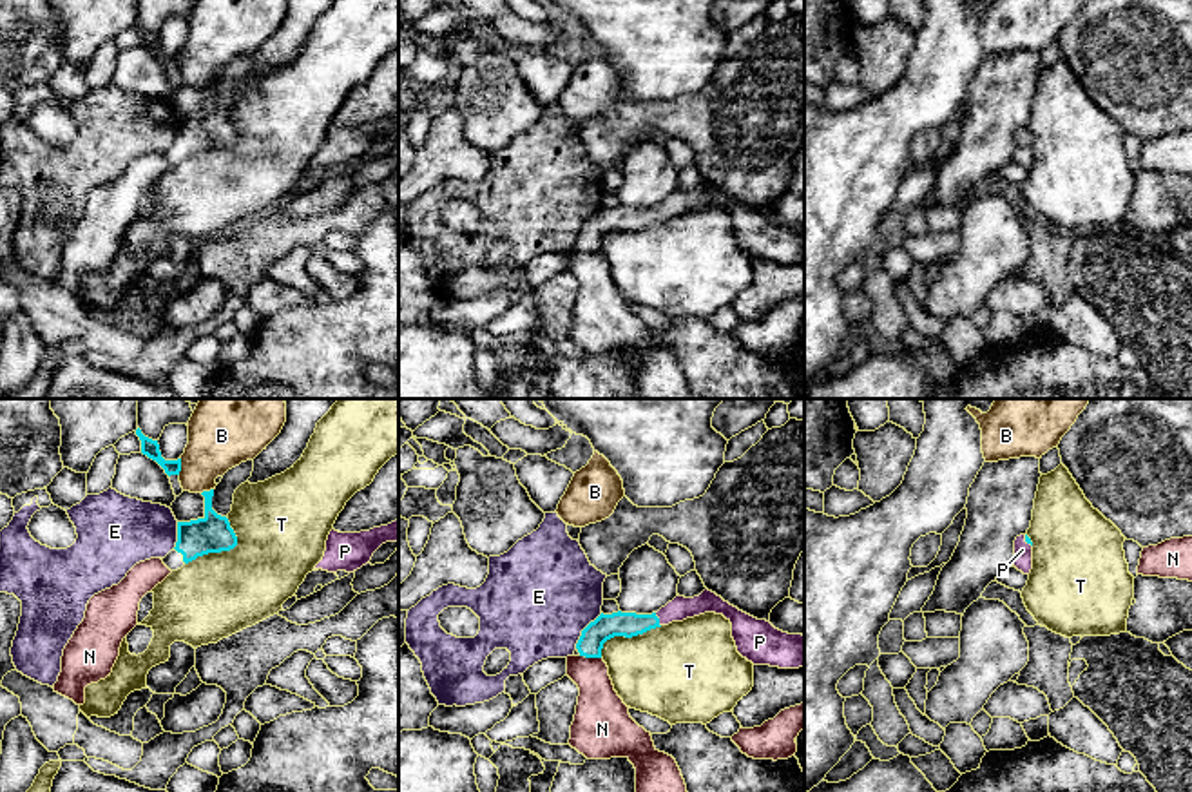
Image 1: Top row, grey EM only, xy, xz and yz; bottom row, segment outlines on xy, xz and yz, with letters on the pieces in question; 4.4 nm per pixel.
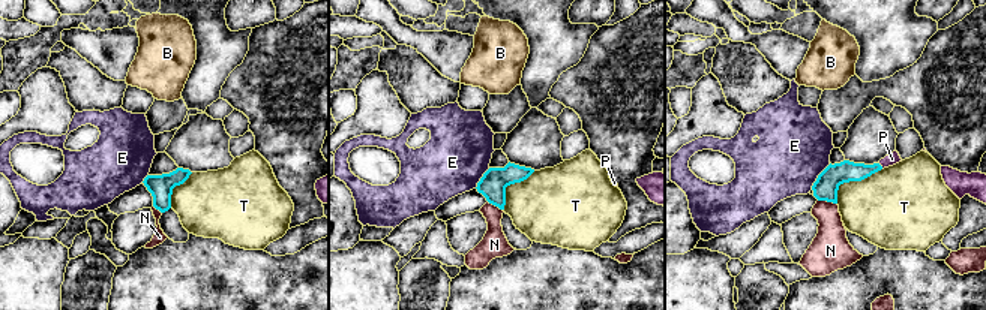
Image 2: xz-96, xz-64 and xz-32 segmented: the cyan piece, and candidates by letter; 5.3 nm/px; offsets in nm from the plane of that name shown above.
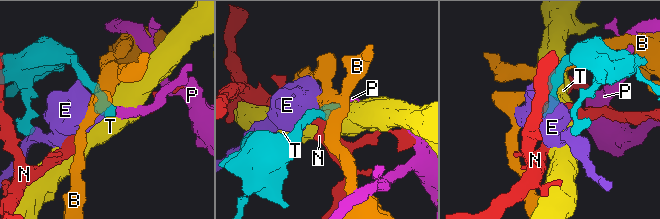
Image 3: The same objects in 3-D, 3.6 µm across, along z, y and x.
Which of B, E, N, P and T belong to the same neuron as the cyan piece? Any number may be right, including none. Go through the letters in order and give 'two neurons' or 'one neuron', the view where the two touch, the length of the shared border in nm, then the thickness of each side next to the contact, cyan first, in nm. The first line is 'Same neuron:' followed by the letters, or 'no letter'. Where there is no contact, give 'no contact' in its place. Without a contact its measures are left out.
Same neuron: P
B: two neurons | xy | 70 nm | 80/280 nm
E: two neurons | xz | 200 nm | 110/480 nm
N: two neurons | xz | 100 nm | 110/220 nm
P: one neuron | xz | 70 nm | 110/100 nm
T: two neurons | xy | 280 nm | 160/380 nm

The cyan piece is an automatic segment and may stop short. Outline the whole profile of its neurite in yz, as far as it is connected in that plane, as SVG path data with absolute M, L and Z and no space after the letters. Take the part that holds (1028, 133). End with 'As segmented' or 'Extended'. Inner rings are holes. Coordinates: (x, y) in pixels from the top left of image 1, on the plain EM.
M1020 129L1014 134L1014 158L1018 165L1029 169L1033 163L1033 136L1027 129Z. Extended

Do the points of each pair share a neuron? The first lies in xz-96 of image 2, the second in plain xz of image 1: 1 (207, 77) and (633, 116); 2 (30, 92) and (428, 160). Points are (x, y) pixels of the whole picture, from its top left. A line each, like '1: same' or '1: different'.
1: different
2: same

